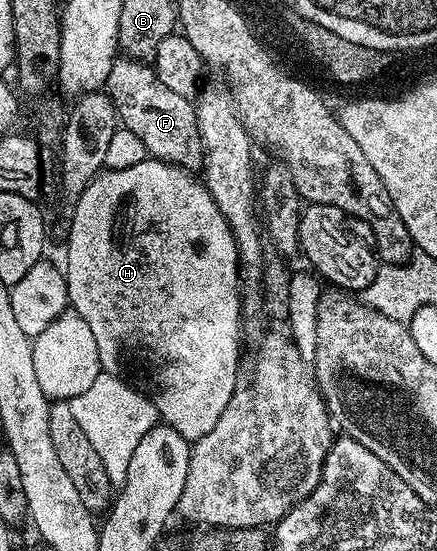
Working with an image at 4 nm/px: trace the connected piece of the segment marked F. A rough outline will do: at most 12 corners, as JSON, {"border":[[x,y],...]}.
{"border":[[121,55],[107,92],[150,158],[197,171],[194,102]]}

